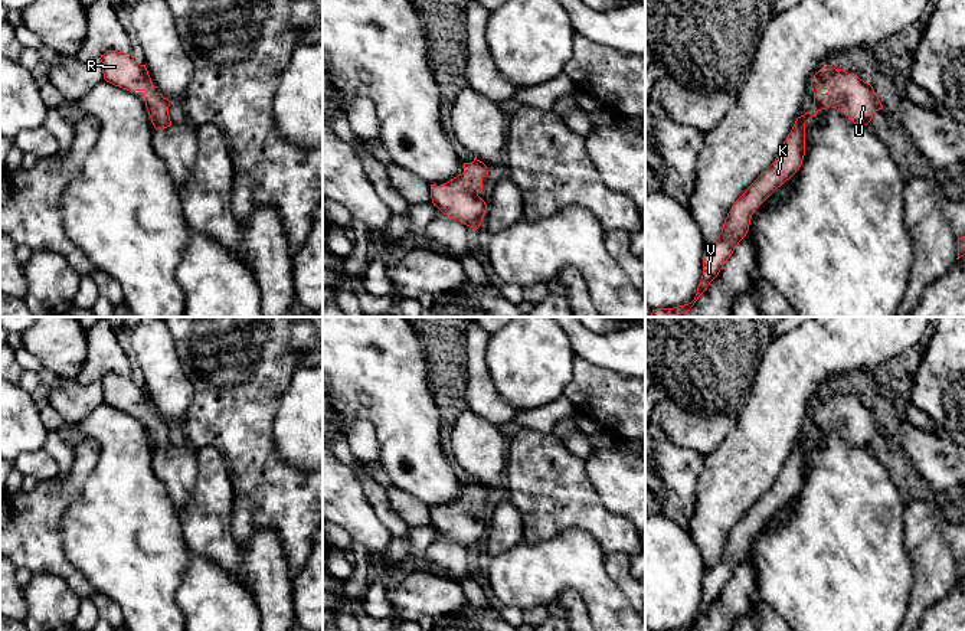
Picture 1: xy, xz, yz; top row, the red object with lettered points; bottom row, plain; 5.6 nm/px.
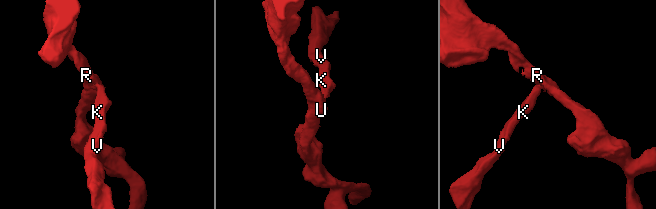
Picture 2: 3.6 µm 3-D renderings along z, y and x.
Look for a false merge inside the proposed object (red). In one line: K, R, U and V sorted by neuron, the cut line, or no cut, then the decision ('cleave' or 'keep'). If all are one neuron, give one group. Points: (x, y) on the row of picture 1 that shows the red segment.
groups K R U V; cut none; keep

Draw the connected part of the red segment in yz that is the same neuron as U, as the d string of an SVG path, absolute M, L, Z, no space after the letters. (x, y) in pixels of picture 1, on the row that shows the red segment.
M822 66L812 78L814 109L798 117L775 161L735 202L724 219L722 233L706 249L703 275L694 300L674 308L652 310L650 317L684 317L710 282L719 275L735 248L746 236L755 210L801 167L805 156L805 122L827 107L845 112L848 120L867 125L883 108L873 86L854 73Z

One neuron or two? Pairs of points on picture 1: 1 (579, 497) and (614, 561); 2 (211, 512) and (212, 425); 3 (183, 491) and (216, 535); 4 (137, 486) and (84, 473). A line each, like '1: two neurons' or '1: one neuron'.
1: two neurons
2: two neurons
3: two neurons
4: two neurons

